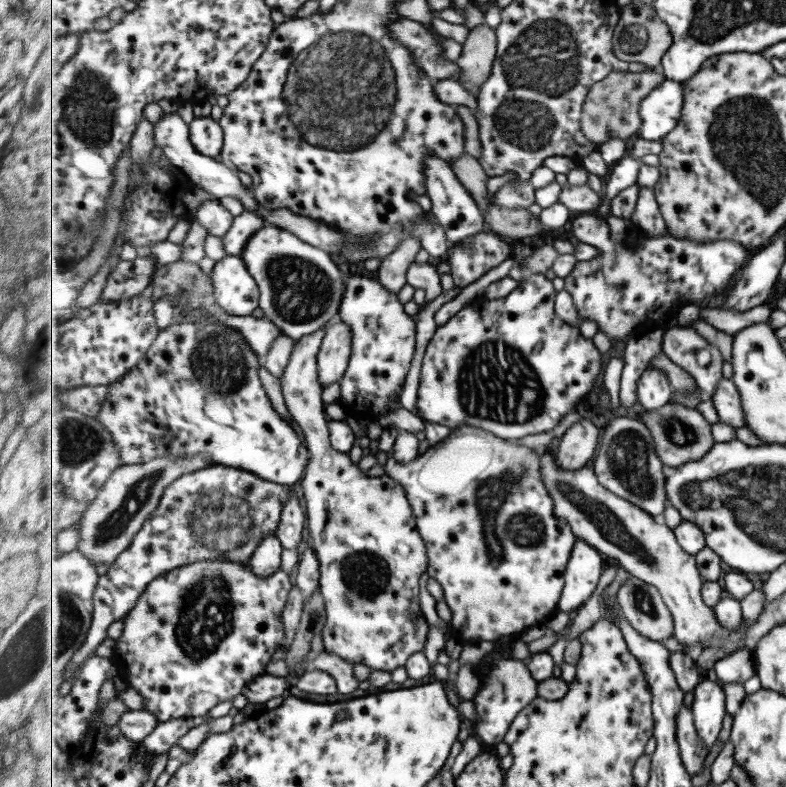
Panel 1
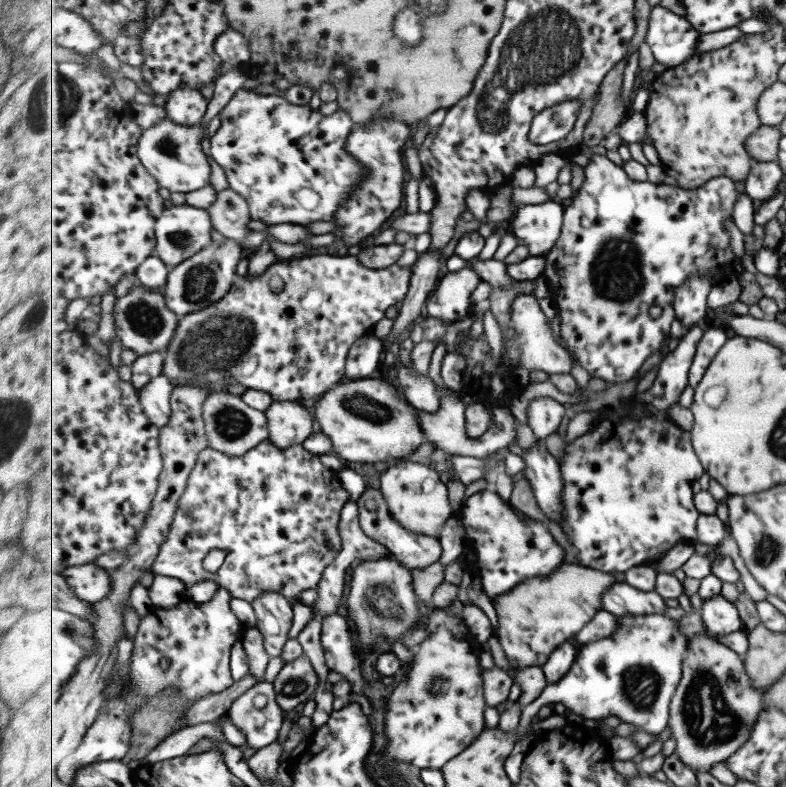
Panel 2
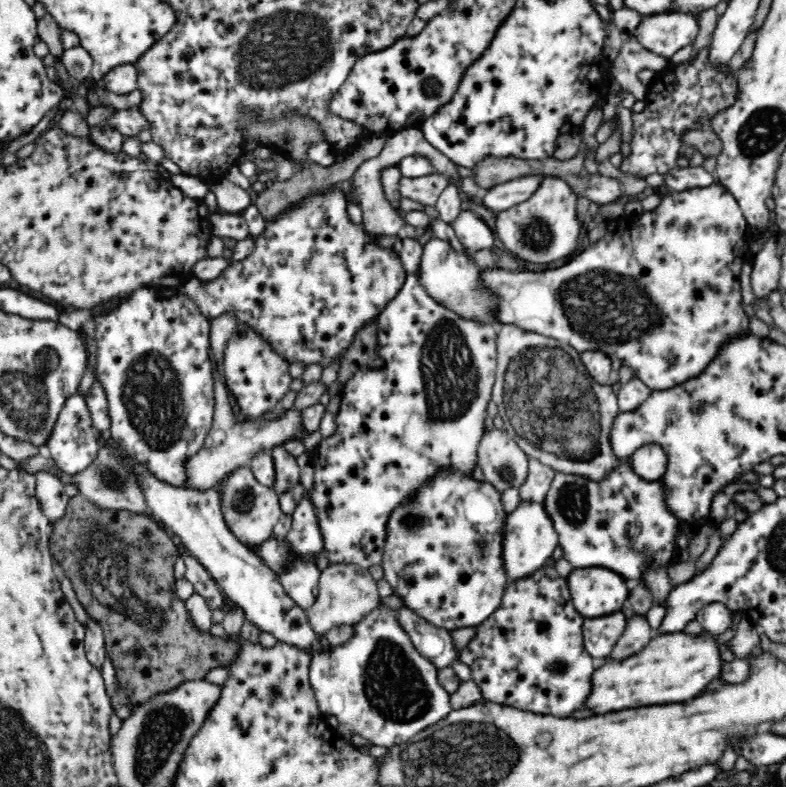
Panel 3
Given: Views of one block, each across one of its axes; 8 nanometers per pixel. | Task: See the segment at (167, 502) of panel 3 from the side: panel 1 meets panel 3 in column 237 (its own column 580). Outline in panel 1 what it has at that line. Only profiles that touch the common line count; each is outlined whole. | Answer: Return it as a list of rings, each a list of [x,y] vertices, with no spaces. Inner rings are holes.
[[[577,537],[566,570],[566,583],[558,608],[572,616],[591,598],[595,588],[599,586],[599,578],[603,574],[605,556],[585,539]]]

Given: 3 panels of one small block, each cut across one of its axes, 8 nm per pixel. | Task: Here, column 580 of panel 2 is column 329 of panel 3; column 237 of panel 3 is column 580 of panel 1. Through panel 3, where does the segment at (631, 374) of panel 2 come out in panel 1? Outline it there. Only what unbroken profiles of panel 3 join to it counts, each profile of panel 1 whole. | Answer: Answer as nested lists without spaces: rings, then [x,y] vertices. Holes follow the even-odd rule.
[[[578,214],[575,215],[573,223],[571,224],[572,234],[579,240],[579,242],[591,244],[595,246],[603,255],[600,258],[595,258],[593,260],[585,260],[577,262],[575,270],[567,276],[565,279],[565,288],[571,295],[573,295],[573,301],[575,301],[577,311],[579,312],[580,318],[584,320],[594,321],[598,328],[605,332],[605,334],[610,338],[612,342],[616,342],[627,336],[630,338],[633,334],[640,331],[647,331],[651,329],[661,328],[663,330],[668,328],[668,322],[672,318],[677,318],[679,316],[679,311],[687,305],[699,304],[700,301],[707,303],[708,300],[713,300],[717,294],[724,296],[728,292],[729,288],[732,288],[733,282],[736,282],[739,274],[744,270],[745,265],[748,264],[749,259],[755,253],[755,251],[749,251],[747,247],[743,247],[740,243],[737,243],[735,239],[722,239],[716,242],[707,243],[695,243],[689,241],[688,239],[677,239],[671,234],[666,235],[662,238],[650,238],[642,229],[637,227],[634,223],[631,225],[631,229],[625,236],[625,239],[621,244],[615,244],[611,240],[611,228],[607,224],[607,220],[604,218],[598,218],[591,214]]]

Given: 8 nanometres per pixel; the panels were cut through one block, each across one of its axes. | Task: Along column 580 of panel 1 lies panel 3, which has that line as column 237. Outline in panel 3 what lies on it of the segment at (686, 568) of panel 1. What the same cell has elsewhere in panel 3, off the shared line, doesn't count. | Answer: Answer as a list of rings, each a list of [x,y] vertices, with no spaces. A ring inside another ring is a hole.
[[[250,466],[238,468],[229,474],[224,480],[221,494],[224,519],[226,519],[228,528],[239,538],[240,542],[250,546],[252,543],[263,541],[273,533],[273,528],[278,524],[280,515],[283,513],[279,503],[279,494],[276,493],[274,487],[260,483]]]

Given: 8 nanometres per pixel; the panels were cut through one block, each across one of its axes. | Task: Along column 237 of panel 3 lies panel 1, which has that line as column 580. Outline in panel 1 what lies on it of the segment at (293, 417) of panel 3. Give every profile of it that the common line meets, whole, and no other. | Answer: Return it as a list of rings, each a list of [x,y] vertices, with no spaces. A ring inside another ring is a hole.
[[[582,419],[573,424],[561,437],[556,458],[565,470],[581,470],[598,454],[601,429],[595,422]]]

